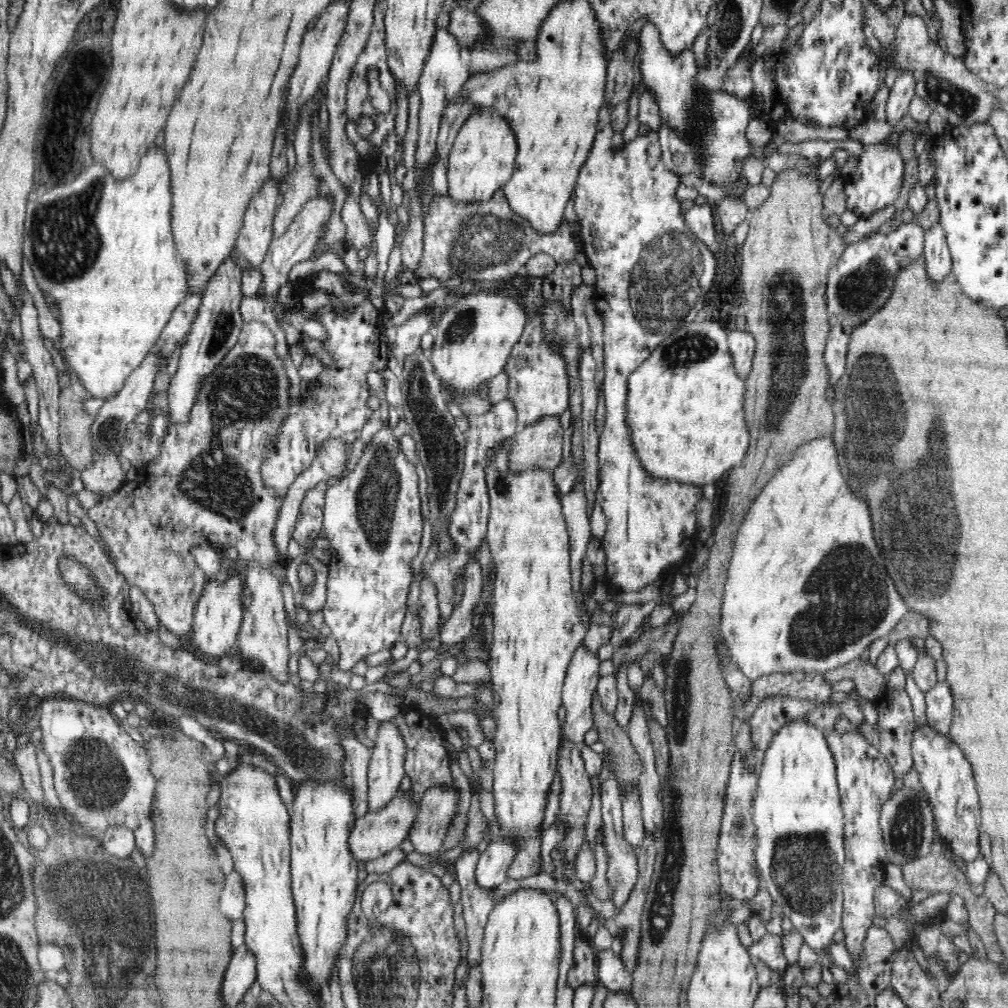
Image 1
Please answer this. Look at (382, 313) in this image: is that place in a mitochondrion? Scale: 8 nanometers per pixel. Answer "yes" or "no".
no

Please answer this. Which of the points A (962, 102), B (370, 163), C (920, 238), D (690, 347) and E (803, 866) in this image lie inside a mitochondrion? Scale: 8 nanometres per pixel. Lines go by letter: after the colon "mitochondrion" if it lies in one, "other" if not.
A: mitochondrion
B: other
C: other
D: mitochondrion
E: mitochondrion

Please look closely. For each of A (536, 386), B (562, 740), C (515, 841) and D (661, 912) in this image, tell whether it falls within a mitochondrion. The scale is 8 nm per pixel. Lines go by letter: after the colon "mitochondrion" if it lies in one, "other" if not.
A: other
B: other
C: other
D: mitochondrion

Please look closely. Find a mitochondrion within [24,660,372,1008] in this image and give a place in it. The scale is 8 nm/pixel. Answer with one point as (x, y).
(113, 940)

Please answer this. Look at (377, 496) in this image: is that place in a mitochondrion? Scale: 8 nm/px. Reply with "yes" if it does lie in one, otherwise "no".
yes

